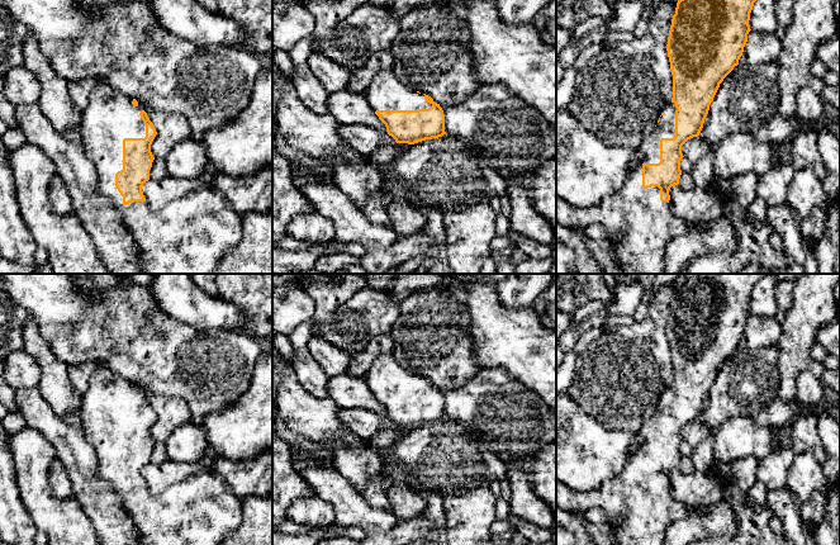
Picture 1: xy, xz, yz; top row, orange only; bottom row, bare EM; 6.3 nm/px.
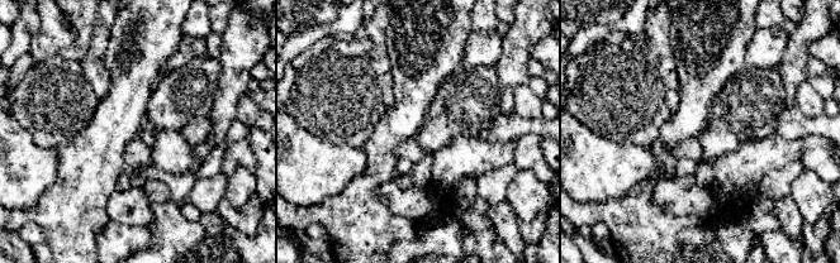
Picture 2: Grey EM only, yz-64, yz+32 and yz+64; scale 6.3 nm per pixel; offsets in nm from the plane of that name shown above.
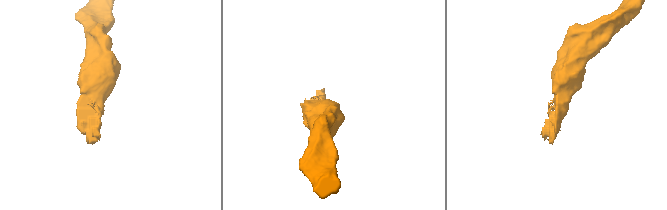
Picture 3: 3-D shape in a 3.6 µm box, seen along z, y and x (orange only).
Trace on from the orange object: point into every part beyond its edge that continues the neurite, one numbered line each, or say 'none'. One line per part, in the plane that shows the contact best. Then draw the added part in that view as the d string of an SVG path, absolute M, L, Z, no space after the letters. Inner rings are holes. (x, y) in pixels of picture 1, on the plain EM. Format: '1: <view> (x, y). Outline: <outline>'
1: yz (639, 510). Outline: M674 387L664 389L664 398L652 417L636 431L644 439L644 442L639 449L632 450L626 466L617 477L589 492L568 488L556 479L556 506L573 515L584 515L592 507L599 507L607 516L617 545L665 545L668 527L675 521L688 517L692 510L687 504L675 501L670 496L668 485L660 484L658 470L642 471L642 449L660 446L660 423L674 421L675 394Z

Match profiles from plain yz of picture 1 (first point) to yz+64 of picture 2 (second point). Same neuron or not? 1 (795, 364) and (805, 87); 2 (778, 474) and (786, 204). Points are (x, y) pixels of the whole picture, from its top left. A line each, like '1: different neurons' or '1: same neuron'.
1: different neurons
2: different neurons

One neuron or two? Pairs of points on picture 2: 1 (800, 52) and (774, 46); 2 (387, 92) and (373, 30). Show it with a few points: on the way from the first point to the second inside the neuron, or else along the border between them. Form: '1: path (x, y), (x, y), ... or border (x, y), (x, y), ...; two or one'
1: border (789, 36), (778, 68); two
2: path (384, 77), (379, 61), (379, 46); one

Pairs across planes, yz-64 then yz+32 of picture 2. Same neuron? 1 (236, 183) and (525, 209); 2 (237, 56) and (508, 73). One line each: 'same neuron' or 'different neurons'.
1: same neuron
2: same neuron

